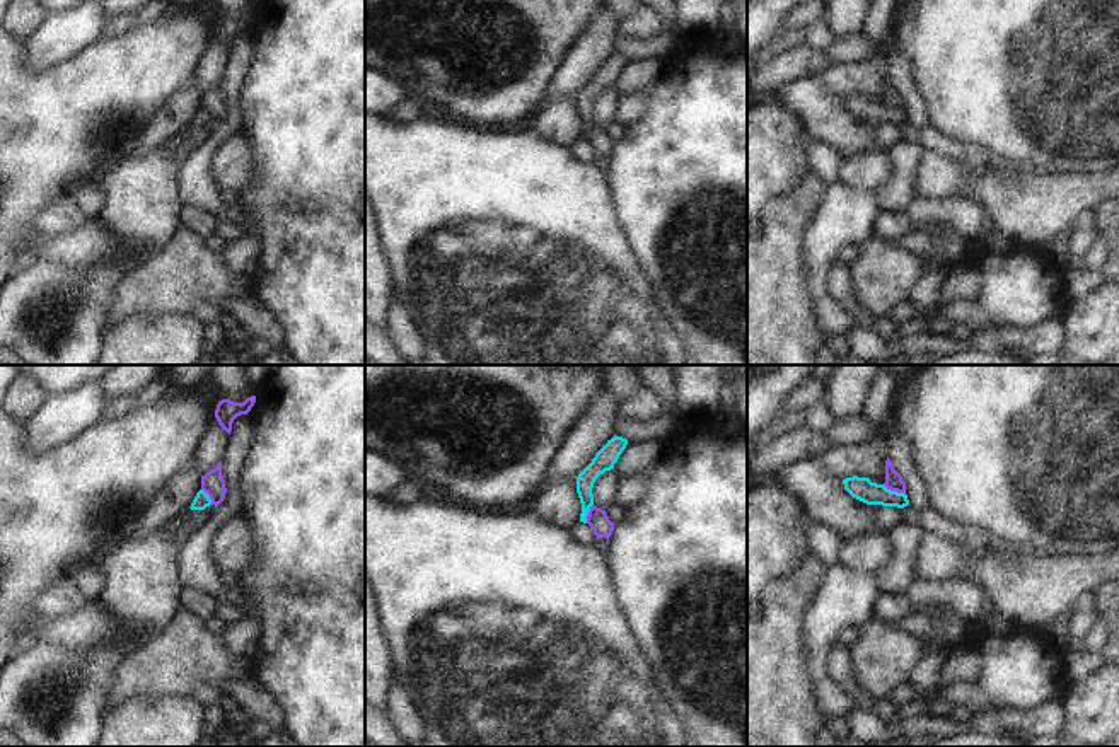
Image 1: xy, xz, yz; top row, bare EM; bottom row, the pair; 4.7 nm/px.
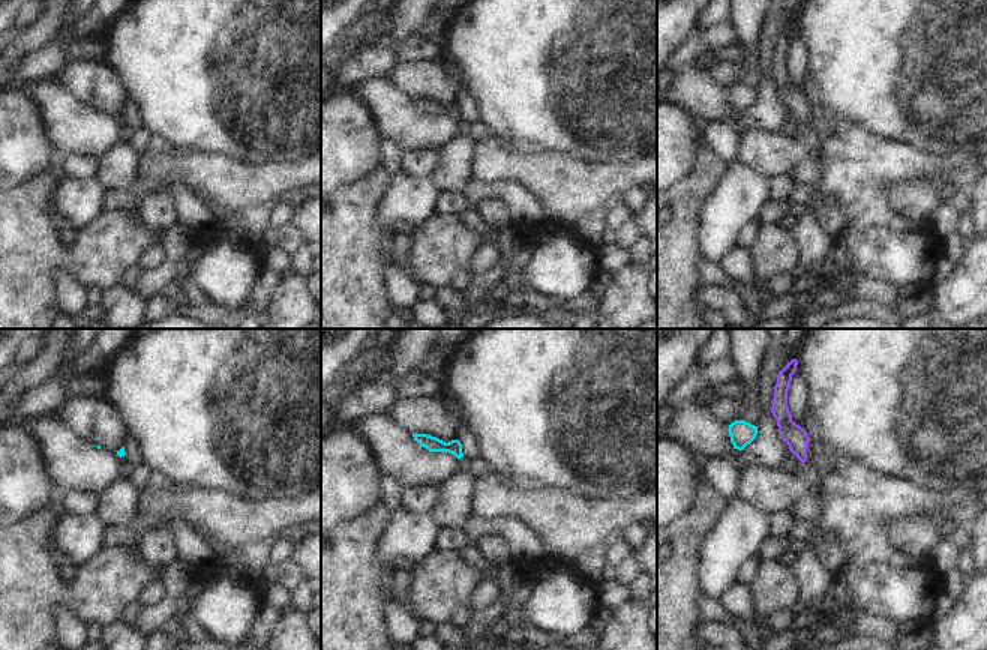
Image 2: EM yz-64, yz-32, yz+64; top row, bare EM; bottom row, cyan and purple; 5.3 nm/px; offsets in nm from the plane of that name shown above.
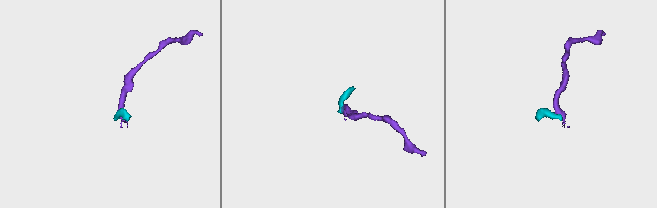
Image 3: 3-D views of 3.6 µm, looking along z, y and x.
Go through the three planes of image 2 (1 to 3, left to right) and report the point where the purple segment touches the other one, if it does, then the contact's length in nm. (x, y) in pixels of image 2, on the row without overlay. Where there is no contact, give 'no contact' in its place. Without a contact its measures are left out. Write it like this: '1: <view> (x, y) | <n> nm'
1: no contact
2: no contact
3: no contact

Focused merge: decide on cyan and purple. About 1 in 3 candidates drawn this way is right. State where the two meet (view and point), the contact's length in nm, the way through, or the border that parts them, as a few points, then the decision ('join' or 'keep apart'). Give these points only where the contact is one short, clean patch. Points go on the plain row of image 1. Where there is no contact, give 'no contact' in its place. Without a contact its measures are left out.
meets cyan in yz at (894, 110); contact 120 nm long; border along yz (882, 103), (904, 113); keep apart

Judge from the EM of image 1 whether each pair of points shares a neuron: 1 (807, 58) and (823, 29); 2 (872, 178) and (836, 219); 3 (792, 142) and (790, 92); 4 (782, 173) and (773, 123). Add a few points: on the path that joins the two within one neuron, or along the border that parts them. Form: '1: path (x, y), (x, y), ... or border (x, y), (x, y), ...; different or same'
1: border (824, 50), (799, 46), (775, 57); different
2: border (840, 178), (874, 193); different
3: border (768, 96), (782, 103), (812, 138); different
4: path (773, 161), (773, 135); same

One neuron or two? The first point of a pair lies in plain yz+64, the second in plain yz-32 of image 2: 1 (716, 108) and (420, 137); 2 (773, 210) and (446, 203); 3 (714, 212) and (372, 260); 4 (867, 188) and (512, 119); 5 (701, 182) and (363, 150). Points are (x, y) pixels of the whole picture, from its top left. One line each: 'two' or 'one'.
1: one
2: one
3: two
4: two
5: two

